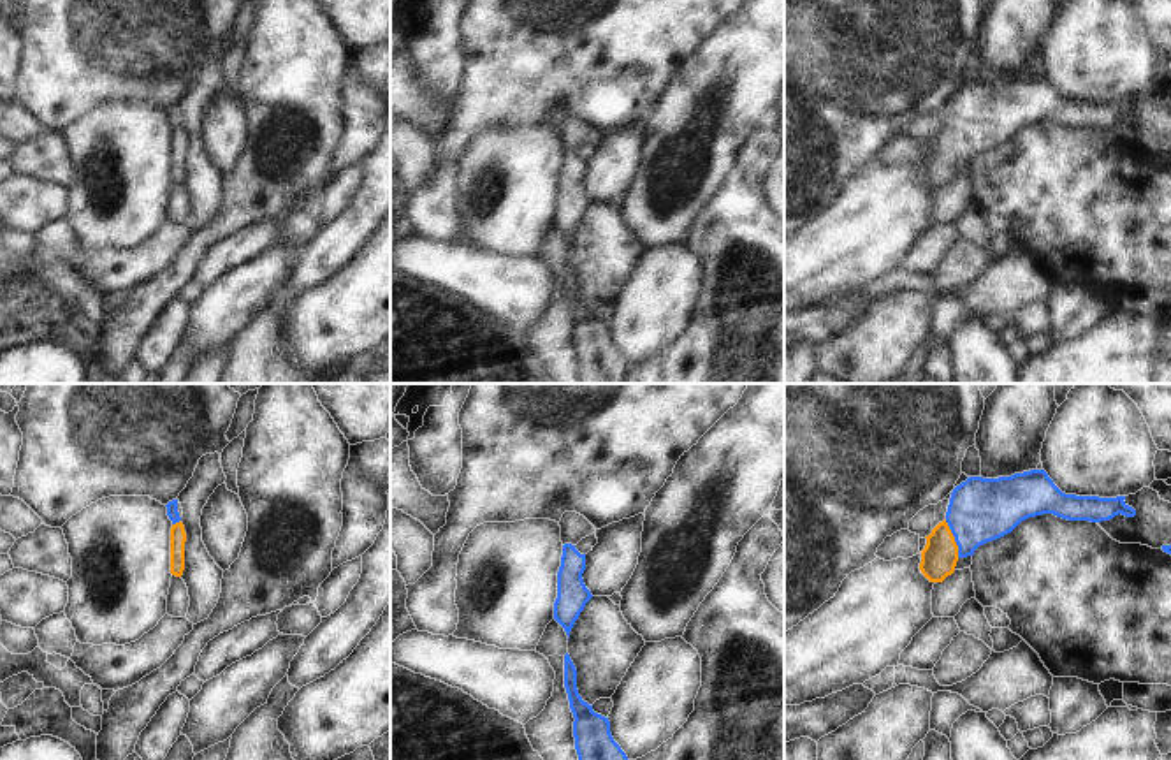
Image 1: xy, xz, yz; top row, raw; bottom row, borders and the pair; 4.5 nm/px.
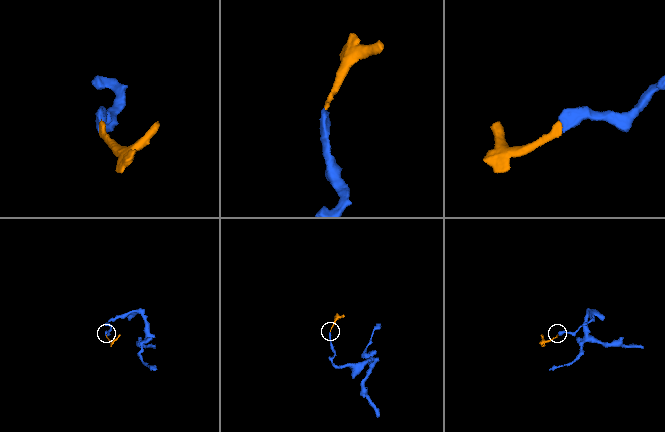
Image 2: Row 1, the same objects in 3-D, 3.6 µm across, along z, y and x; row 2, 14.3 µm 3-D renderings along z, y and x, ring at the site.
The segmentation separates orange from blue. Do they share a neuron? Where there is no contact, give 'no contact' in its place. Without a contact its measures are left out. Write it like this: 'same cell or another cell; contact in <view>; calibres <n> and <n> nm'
same cell; contact in yz; calibres 160 and 300 nm

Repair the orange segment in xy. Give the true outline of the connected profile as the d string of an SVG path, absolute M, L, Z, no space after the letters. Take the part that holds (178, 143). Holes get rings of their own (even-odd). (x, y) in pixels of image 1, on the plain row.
M178 106L169 107L167 121L172 127L171 134L171 179L176 183L183 181L185 176L185 148L186 139L178 118Z

